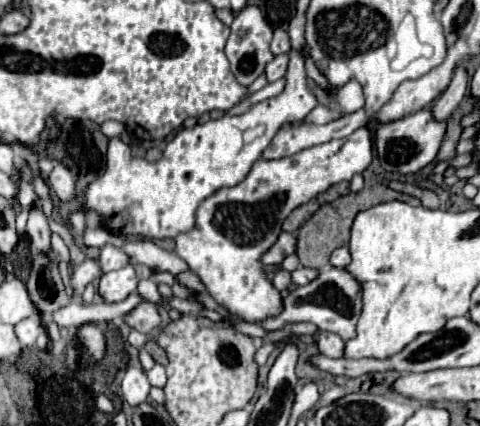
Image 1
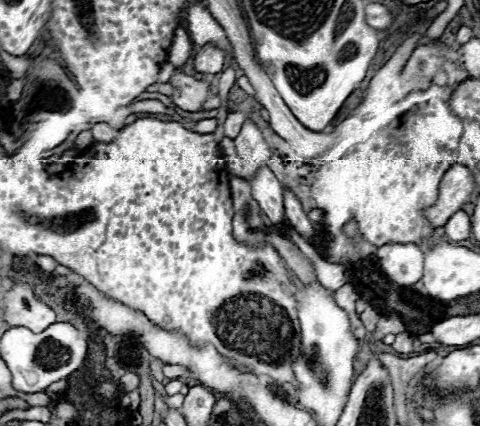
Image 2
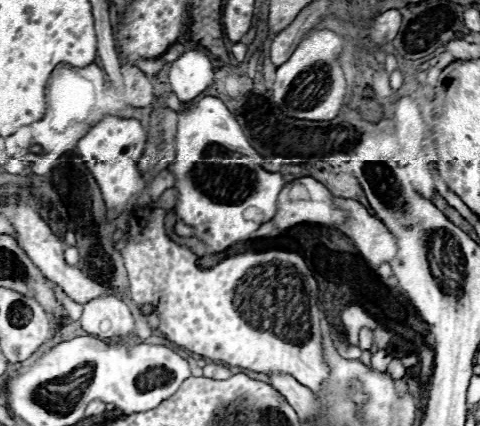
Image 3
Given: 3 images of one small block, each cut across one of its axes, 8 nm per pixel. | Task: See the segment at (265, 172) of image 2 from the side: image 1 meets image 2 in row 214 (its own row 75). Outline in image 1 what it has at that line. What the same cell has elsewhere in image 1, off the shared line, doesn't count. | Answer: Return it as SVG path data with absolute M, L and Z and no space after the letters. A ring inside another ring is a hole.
M288 54L274 56L274 60L266 66L266 78L268 78L268 82L276 82L276 80L284 78L286 68L288 68Z

